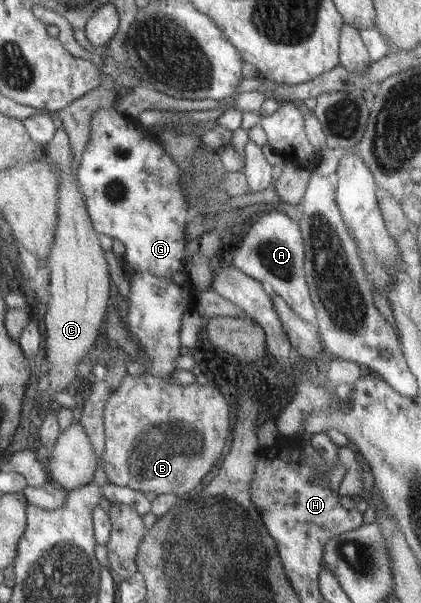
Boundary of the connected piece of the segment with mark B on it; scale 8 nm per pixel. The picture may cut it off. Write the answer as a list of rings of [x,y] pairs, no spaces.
[[[126,374],[120,386],[110,395],[103,414],[105,448],[101,452],[101,468],[110,487],[123,486],[140,492],[181,495],[194,490],[202,478],[222,456],[230,436],[230,406],[212,382],[199,385],[174,384],[173,380],[150,374]]]

